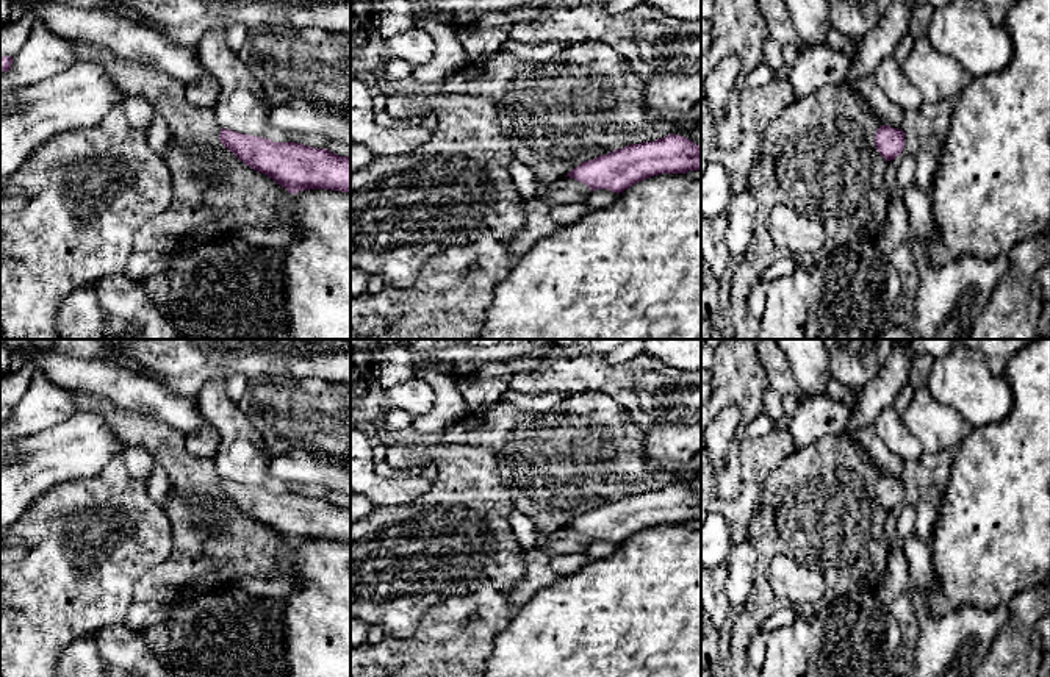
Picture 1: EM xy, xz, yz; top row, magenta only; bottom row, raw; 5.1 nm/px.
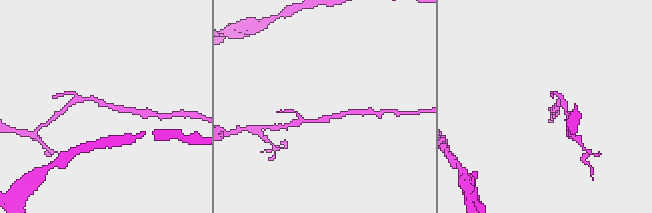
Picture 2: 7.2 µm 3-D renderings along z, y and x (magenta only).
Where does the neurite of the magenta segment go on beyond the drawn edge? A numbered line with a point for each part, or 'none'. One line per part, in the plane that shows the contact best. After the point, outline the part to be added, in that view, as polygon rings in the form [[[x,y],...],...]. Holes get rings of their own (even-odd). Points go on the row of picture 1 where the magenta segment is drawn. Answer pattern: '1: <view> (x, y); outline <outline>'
none

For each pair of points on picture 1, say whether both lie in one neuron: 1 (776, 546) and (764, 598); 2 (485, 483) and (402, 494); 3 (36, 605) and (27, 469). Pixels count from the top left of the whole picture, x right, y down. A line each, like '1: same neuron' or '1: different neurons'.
1: same neuron
2: different neurons
3: different neurons

